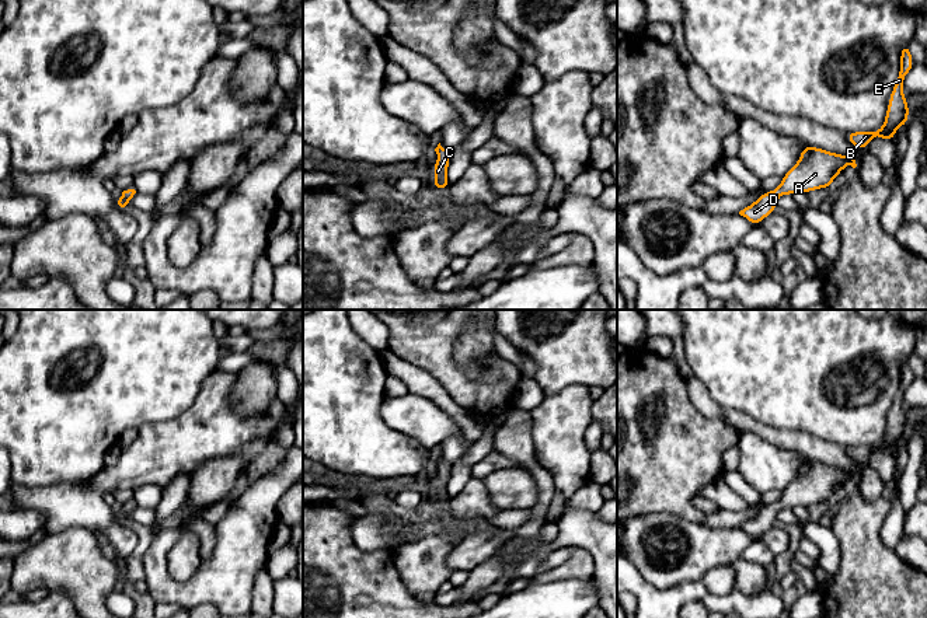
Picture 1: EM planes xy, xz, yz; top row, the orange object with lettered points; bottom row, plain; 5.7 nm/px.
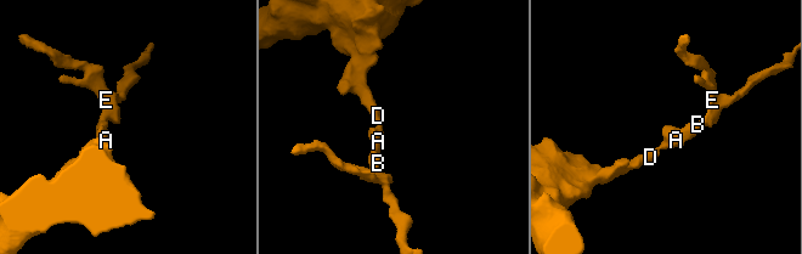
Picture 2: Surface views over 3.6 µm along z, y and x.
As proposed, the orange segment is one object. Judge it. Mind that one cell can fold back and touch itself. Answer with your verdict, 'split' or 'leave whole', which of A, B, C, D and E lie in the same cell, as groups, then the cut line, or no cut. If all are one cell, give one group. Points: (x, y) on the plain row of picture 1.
leave whole | A B C D E | no cut

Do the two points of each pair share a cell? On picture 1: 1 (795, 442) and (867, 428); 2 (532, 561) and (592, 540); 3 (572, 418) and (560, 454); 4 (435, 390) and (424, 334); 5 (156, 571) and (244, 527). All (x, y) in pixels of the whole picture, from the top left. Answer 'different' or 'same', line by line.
1: different
2: same
3: same
4: different
5: same

